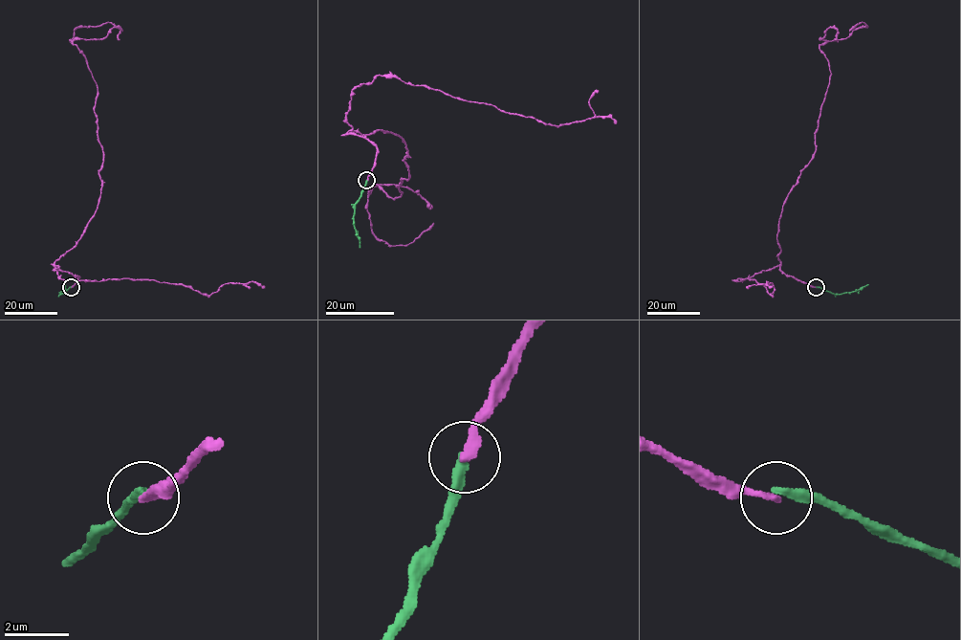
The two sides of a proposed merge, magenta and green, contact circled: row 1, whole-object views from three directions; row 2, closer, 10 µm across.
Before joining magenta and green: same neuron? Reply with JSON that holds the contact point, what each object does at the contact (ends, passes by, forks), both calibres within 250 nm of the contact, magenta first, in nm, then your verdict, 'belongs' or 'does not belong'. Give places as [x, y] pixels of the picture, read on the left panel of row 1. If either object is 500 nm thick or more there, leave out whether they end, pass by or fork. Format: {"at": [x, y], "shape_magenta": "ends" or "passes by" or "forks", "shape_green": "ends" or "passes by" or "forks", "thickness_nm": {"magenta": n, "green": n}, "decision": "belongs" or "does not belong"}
{"at": [71, 287], "shape_magenta": "ends", "shape_green": "ends", "thickness_nm": {"magenta": 240, "green": 300}, "decision": "does not belong"}

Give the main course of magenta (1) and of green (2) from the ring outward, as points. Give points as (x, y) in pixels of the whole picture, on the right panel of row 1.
1: (817, 287), (780, 270), (778, 223), (815, 151), (831, 76), (819, 46), (866, 26), (860, 22), (849, 32)
2: (817, 287), (839, 294), (852, 292), (868, 284)

